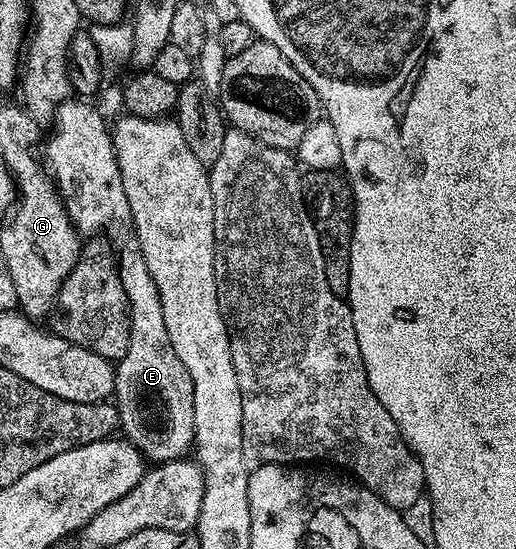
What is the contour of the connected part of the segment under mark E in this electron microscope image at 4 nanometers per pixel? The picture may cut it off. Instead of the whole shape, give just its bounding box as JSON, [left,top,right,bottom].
[42,97,196,464]

